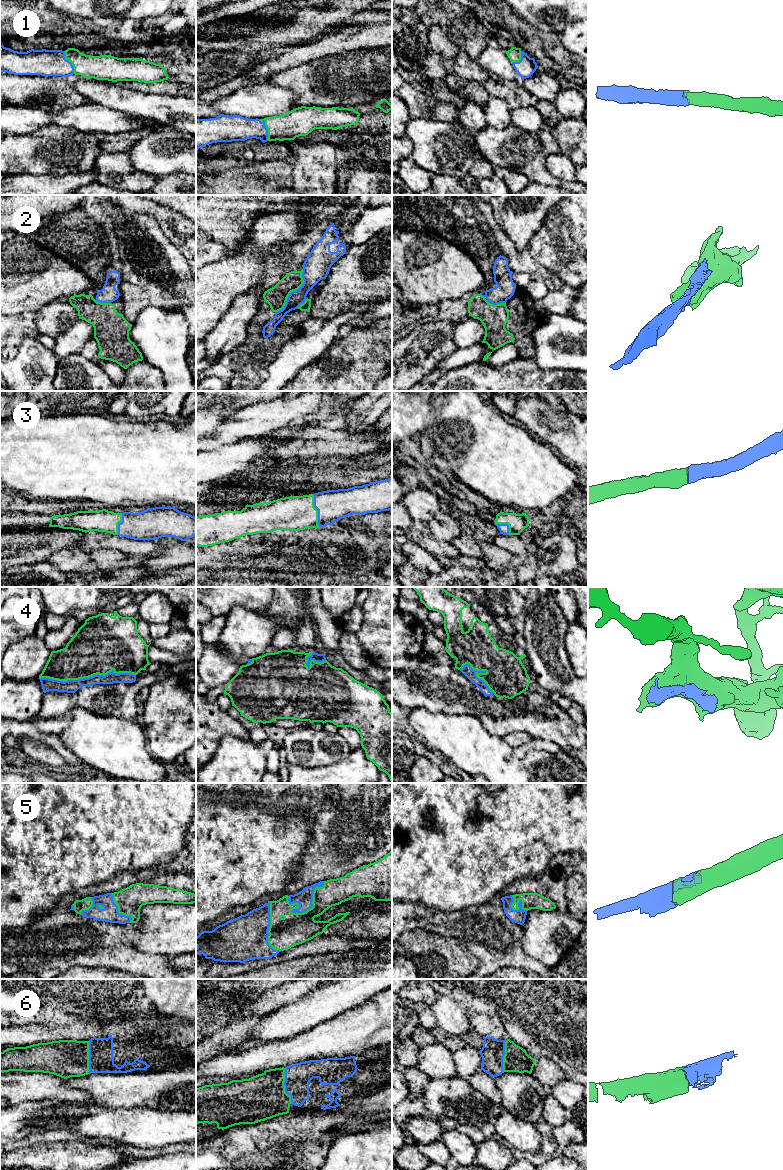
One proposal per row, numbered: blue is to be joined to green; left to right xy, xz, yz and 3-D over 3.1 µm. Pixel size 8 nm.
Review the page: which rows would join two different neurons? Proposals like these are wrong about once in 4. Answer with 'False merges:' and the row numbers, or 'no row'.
False merges: 2

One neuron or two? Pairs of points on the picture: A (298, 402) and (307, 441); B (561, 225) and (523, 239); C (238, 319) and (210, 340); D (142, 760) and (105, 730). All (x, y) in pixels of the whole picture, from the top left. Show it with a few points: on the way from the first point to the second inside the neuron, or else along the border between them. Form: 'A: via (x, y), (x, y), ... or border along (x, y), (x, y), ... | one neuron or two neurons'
A: border along (293, 425), (287, 425), (270, 432) | two neurons
B: border along (546, 215), (528, 245) | two neurons
C: via (231, 326), (217, 340) | one neuron
D: via (133, 758), (114, 739) | one neuron

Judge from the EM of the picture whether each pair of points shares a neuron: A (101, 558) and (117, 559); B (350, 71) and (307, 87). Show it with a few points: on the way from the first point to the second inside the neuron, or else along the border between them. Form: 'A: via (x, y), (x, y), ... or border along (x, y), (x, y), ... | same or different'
A: via (105, 559), (113, 559) | same
B: via (339, 72), (324, 72), (318, 78) | same

